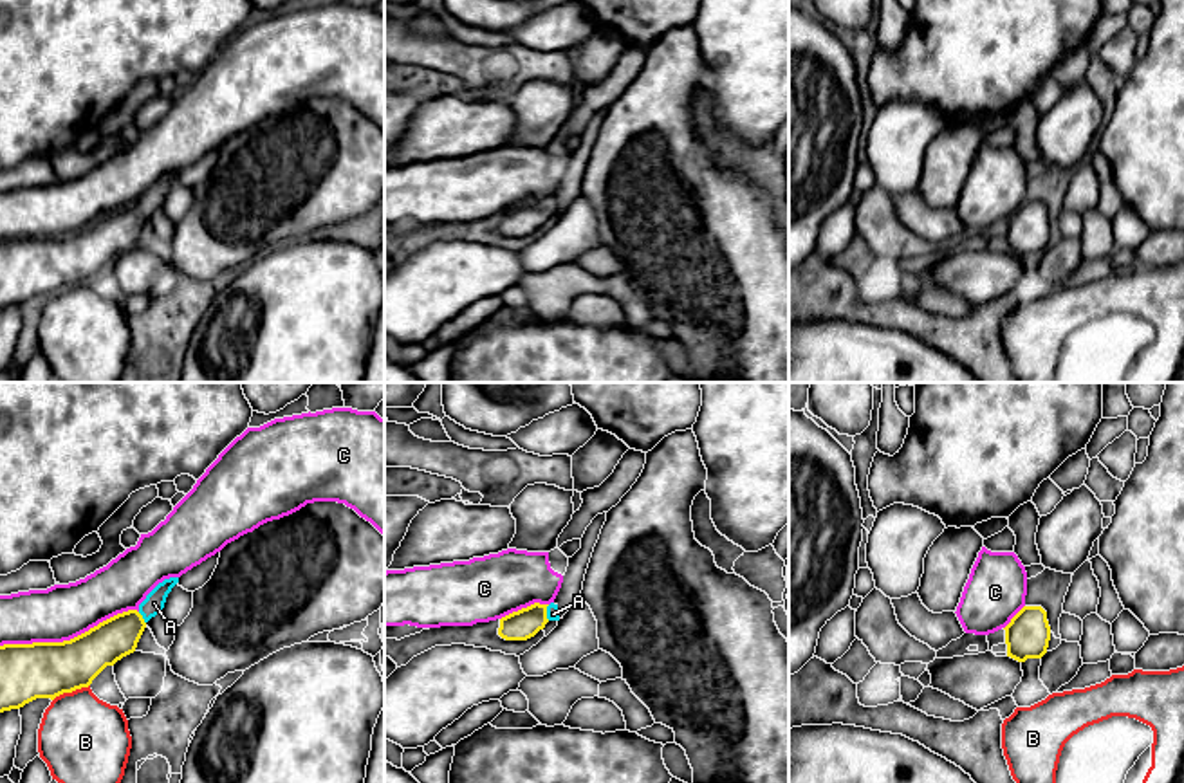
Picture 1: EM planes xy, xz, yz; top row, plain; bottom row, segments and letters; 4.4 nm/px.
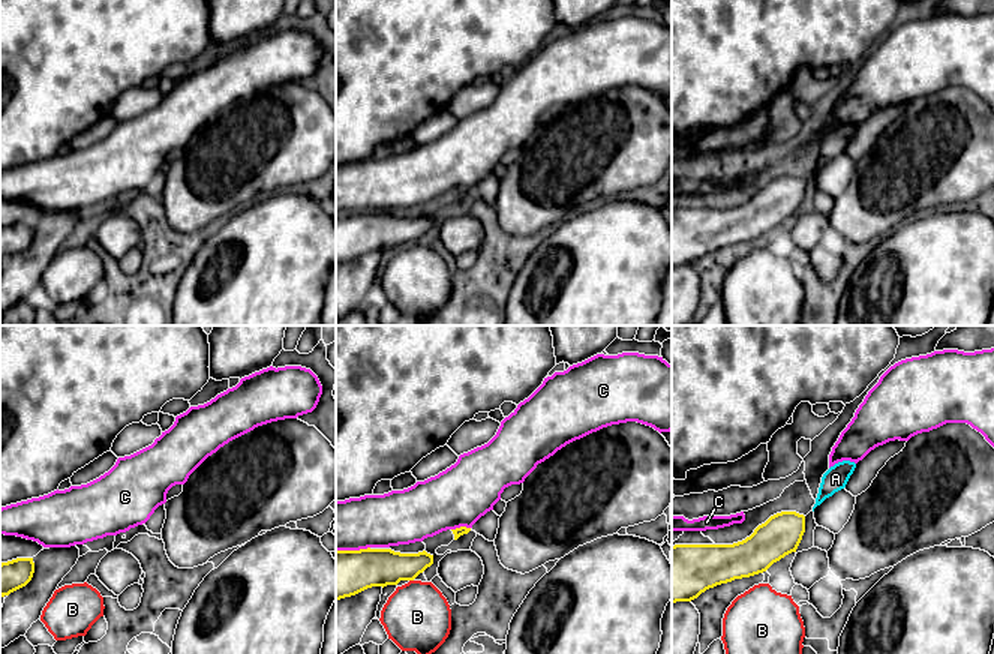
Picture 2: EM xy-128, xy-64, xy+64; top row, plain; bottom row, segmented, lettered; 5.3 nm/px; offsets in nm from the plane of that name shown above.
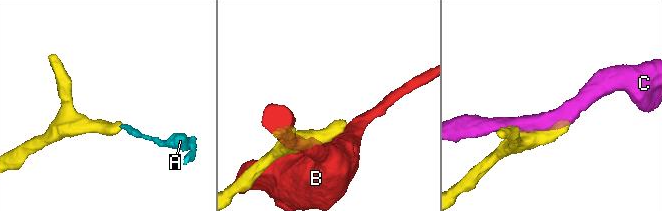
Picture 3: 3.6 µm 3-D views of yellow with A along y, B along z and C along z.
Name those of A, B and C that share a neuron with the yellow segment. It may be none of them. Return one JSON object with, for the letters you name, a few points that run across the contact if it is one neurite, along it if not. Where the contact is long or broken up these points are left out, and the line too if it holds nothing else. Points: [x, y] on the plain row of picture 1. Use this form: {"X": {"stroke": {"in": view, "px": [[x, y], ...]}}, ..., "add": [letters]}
{"A": {"stroke": {"in": "xz", "px": [[522, 221], [545, 208], [553, 210]]}}, "add": ["A"]}

